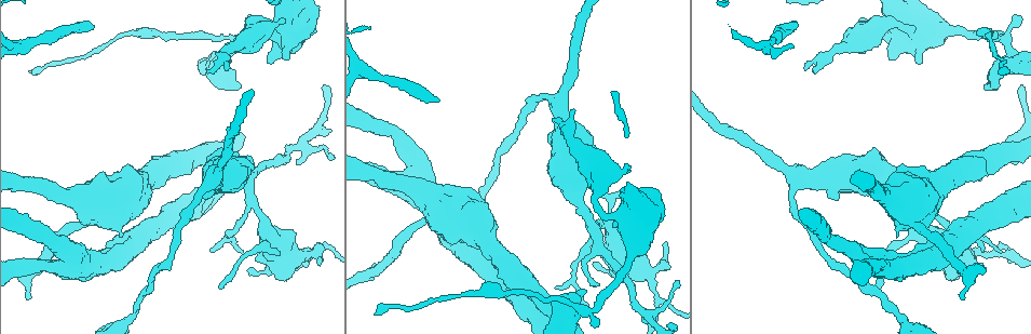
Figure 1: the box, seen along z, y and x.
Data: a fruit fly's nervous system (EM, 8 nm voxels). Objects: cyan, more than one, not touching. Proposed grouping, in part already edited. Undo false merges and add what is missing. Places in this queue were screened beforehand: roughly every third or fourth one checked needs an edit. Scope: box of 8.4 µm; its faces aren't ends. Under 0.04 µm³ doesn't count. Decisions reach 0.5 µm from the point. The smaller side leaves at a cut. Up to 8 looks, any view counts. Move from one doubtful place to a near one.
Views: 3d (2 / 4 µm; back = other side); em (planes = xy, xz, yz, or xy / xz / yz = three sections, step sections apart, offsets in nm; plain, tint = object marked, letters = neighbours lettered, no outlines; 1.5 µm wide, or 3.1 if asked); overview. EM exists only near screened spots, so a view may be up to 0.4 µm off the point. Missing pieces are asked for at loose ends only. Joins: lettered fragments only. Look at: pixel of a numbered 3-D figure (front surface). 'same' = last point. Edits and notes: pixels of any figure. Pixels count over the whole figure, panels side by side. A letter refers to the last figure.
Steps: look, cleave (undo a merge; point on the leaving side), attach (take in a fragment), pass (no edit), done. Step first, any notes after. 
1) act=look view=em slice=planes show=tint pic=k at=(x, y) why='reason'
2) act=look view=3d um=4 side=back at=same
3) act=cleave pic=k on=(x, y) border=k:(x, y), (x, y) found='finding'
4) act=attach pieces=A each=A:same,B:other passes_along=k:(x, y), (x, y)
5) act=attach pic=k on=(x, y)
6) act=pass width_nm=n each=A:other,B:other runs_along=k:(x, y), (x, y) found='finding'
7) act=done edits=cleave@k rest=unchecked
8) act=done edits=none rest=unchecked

act=look view=em slice=planes show=tint pic=1 at=(322, 259) why='tapers out'

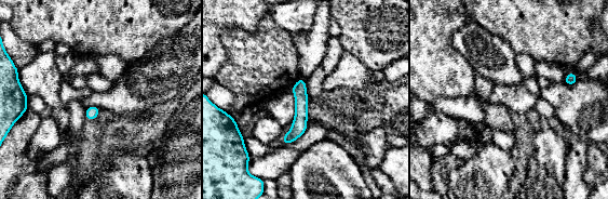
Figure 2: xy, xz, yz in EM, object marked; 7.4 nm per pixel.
act=look view=em slice=planes show=letters at=same why='what lies round it'

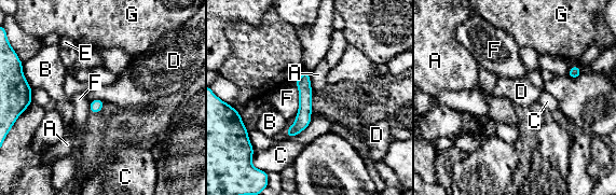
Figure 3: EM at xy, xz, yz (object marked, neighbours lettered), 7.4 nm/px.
act=pass each=A:other,B:other,C:other,D:other,E:other,F:other,G:other runs_along=3:(305, 74), (303, 119), (288, 134) found='none of them fits'

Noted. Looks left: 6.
act=look view=3d um=2 pic=1 at=(980, 250) why='branch stops here'

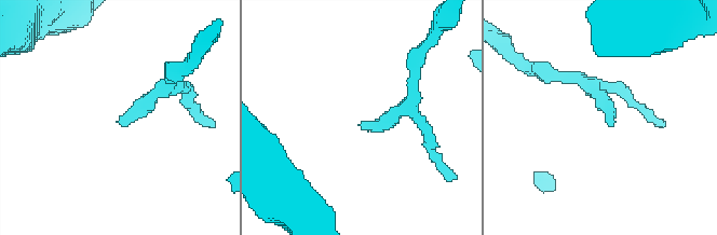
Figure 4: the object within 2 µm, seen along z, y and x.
act=look view=em slice=planes show=letters pic=4 at=(608, 122)

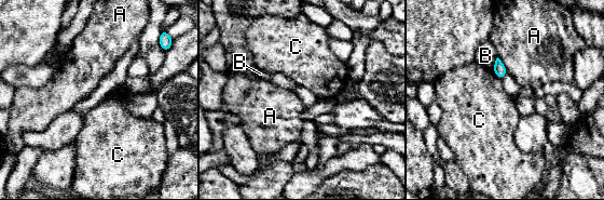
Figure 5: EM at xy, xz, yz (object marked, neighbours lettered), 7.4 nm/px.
act=pass longest_contact=A:150nm each=A:other,B:other,C:other found='none of them fits'

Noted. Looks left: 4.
act=look view=em slice=yz step=8 show=letters pic=1 at=(27, 297) why='an open end'

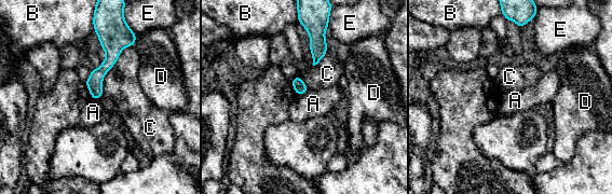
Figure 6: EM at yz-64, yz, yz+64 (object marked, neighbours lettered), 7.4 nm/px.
act=pass each=A:other,B:other,C:other,D:other,E:other found='no lettered fragment goes on from it'

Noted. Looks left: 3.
act=done edits=none rest=unchecked

